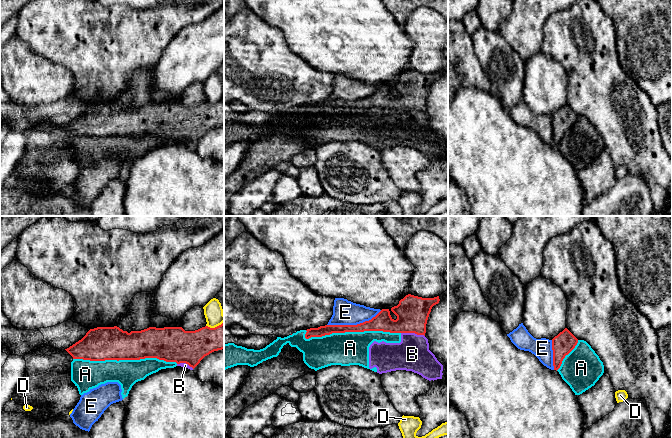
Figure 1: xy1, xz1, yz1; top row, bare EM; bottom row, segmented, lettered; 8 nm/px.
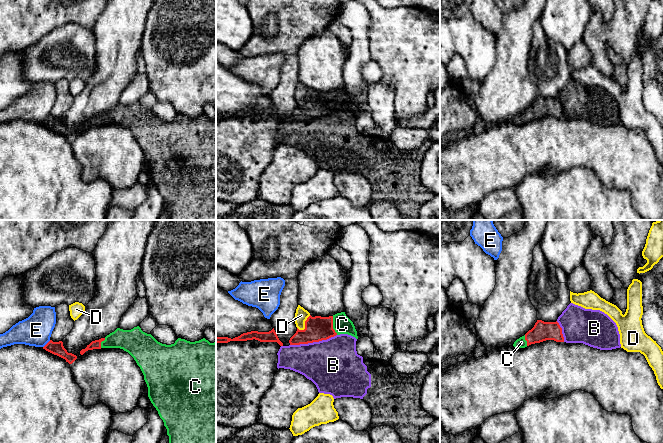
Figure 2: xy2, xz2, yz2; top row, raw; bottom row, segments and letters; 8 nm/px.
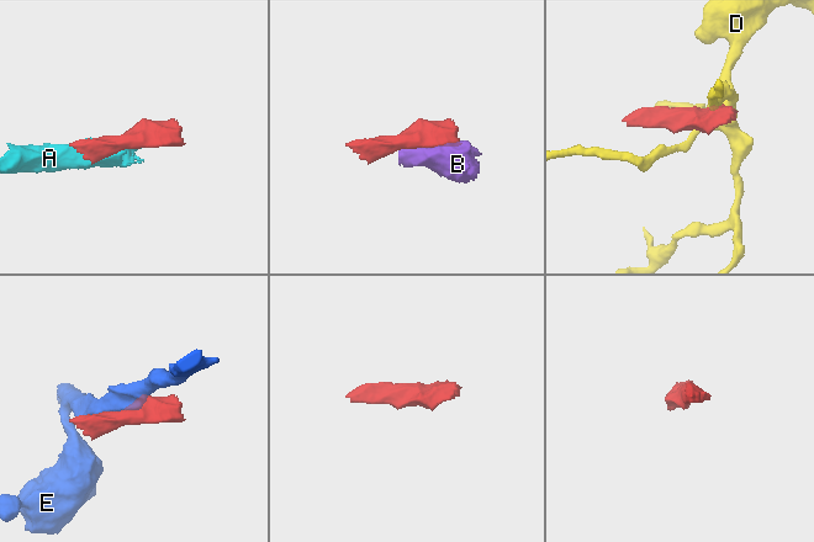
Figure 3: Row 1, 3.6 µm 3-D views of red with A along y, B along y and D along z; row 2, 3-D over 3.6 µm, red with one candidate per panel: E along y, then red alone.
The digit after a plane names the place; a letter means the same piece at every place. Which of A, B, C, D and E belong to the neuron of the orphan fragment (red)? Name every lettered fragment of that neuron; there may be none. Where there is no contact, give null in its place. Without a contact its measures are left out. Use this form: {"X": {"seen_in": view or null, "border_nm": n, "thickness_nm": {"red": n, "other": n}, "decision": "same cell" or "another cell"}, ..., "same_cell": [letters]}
{"A": {"seen_in": "xy1", "border_nm": 850, "thickness_nm": {"red": 280, "other": 200}, "decision": "another cell"}, "B": {"seen_in": "xz2", "border_nm": 380, "thickness_nm": {"red": 200, "other": 420}, "decision": "another cell"}, "C": {"seen_in": "xz2", "border_nm": 160, "thickness_nm": {"red": 200, "other": 150}, "decision": "same cell"}, "D": {"seen_in": "xz2", "border_nm": 160, "thickness_nm": {"red": 200, "other": 110}, "decision": "another cell"}, "E": {"seen_in": "xz1", "border_nm": 460, "thickness_nm": {"red": 150, "other": 200}, "decision": "another cell"}, "same_cell": ["C"]}

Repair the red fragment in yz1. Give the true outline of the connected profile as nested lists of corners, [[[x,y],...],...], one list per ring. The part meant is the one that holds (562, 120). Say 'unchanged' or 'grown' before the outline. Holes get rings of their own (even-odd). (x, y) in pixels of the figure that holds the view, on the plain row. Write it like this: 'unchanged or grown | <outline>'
unchanged | [[[567,104],[552,115],[554,146],[560,144],[565,132],[575,124],[577,119],[578,115]]]

